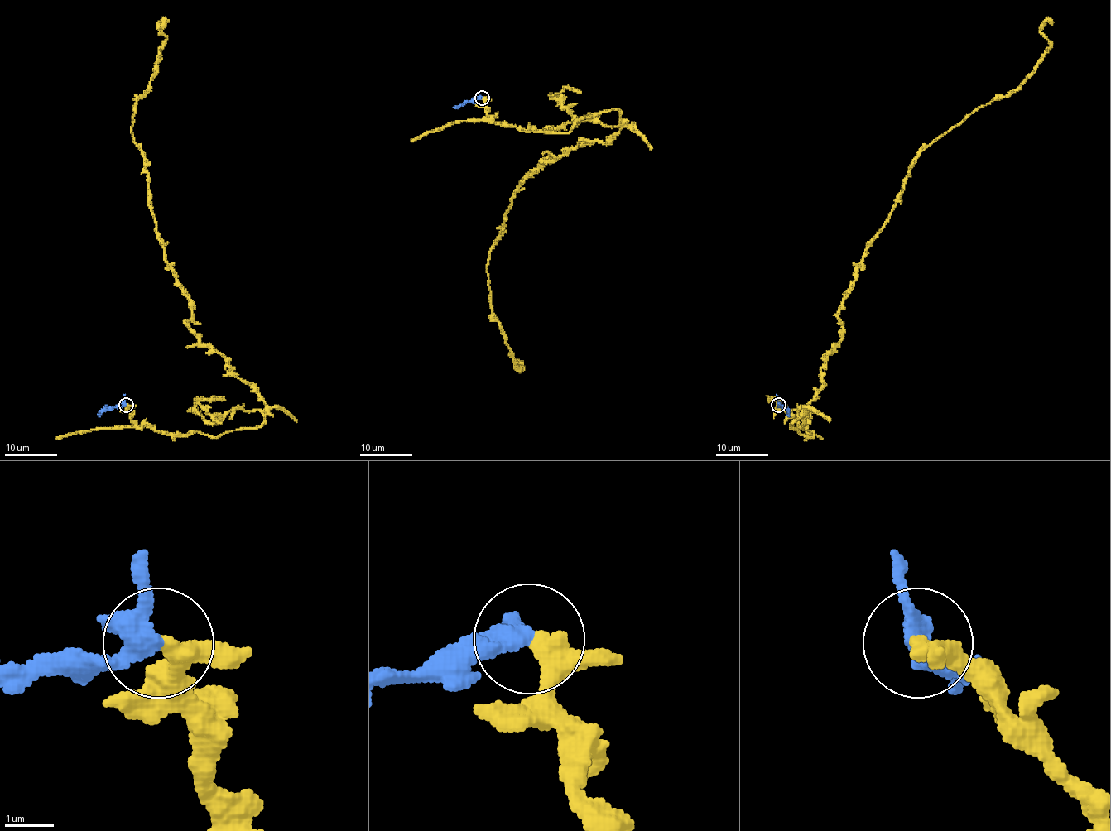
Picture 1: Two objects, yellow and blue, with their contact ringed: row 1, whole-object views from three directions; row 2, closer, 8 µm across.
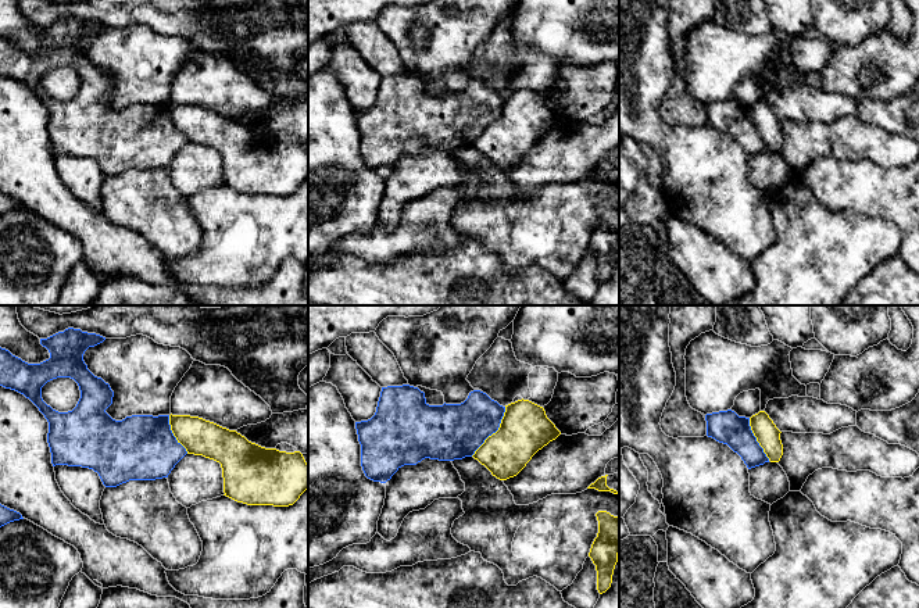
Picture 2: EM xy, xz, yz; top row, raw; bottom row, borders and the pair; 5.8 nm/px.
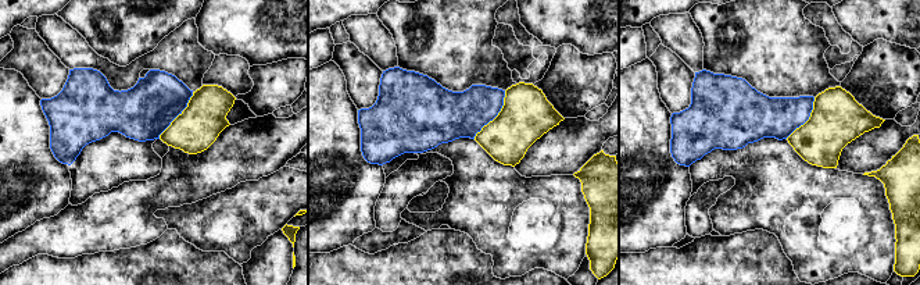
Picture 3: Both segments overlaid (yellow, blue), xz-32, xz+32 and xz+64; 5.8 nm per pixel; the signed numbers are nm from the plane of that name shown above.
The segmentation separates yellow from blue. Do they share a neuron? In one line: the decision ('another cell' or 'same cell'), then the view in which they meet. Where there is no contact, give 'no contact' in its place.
another cell; contact in xz

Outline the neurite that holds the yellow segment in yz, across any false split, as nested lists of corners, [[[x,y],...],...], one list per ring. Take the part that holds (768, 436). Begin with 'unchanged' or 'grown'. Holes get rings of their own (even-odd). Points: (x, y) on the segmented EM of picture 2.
unchanged | [[[759,411],[750,418],[750,426],[769,461],[779,462],[783,455],[782,432],[776,428],[769,415],[765,411]]]

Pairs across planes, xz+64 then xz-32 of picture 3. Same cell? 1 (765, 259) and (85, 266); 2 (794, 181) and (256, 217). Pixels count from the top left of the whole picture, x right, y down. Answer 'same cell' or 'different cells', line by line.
1: same cell
2: same cell

